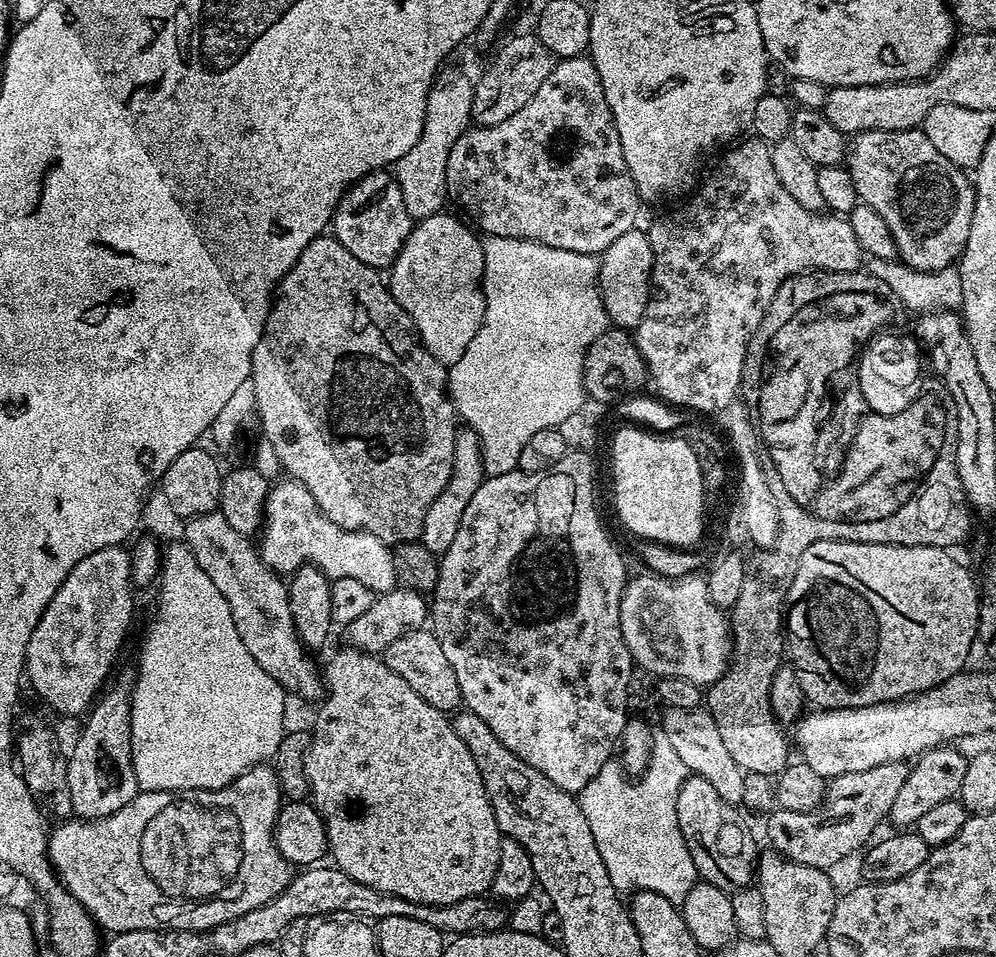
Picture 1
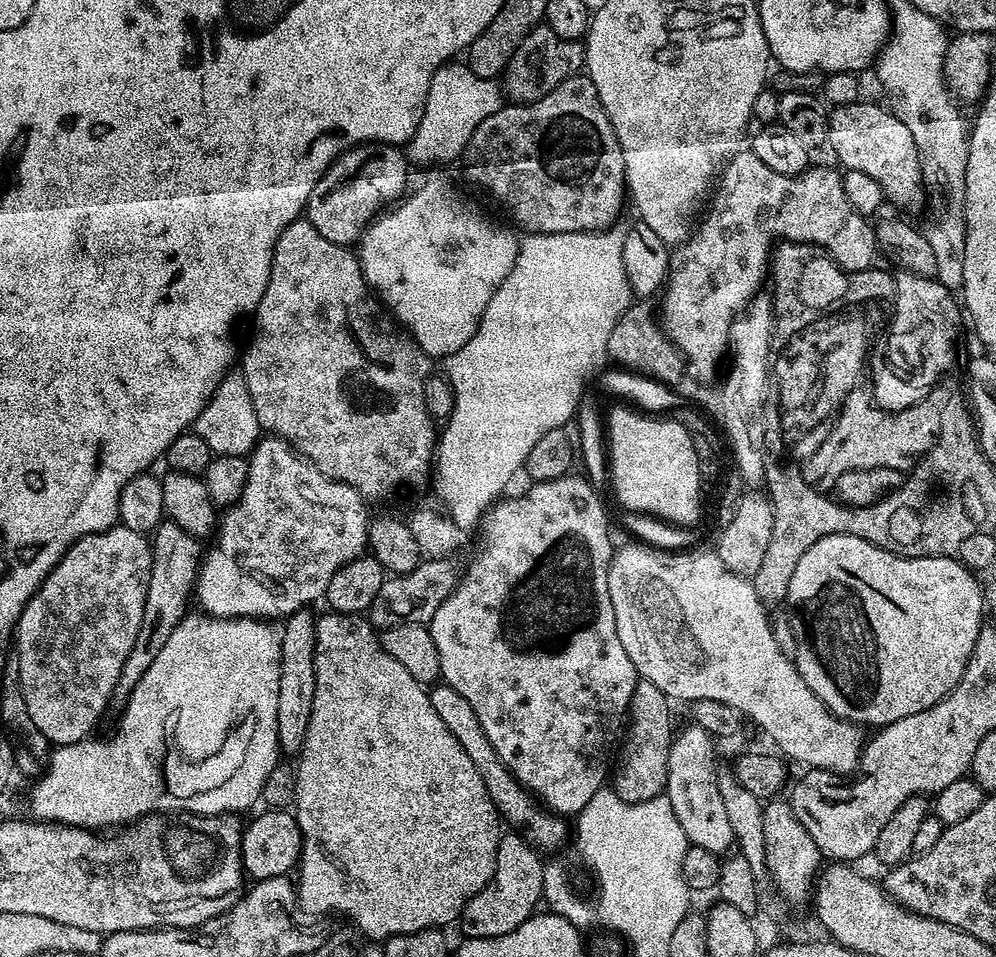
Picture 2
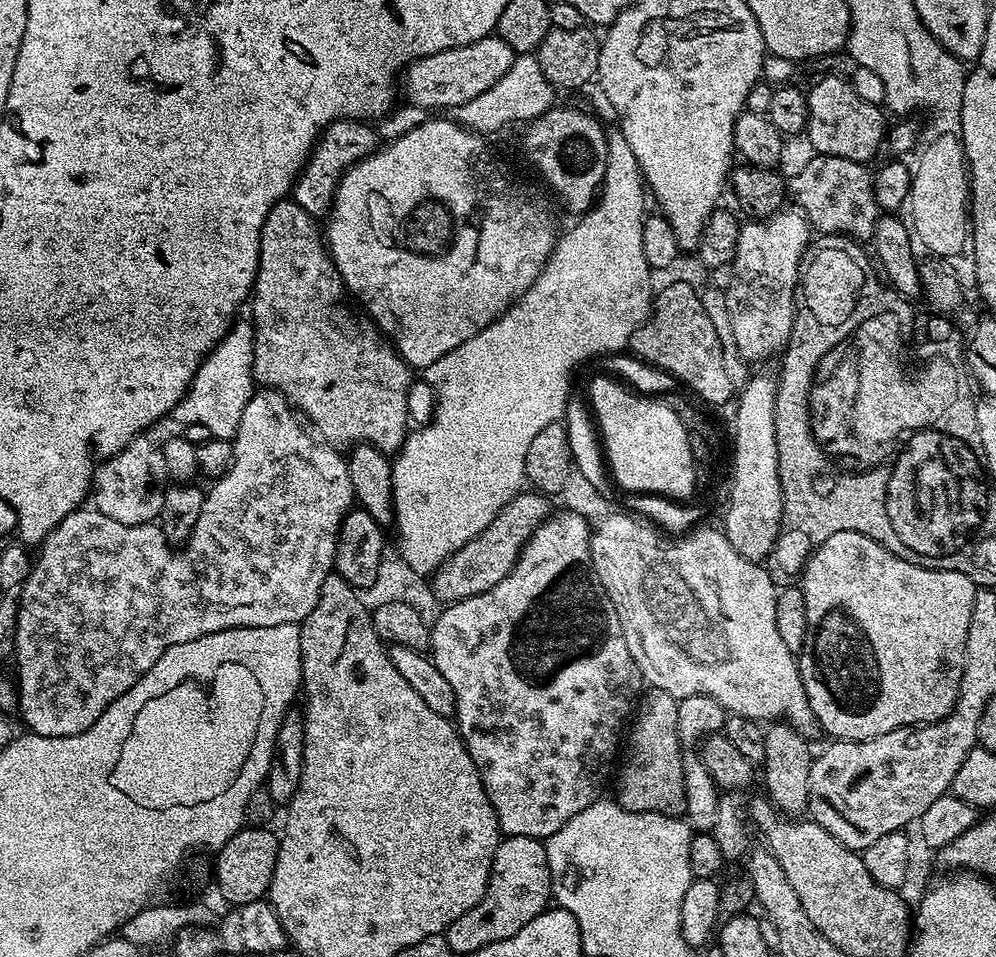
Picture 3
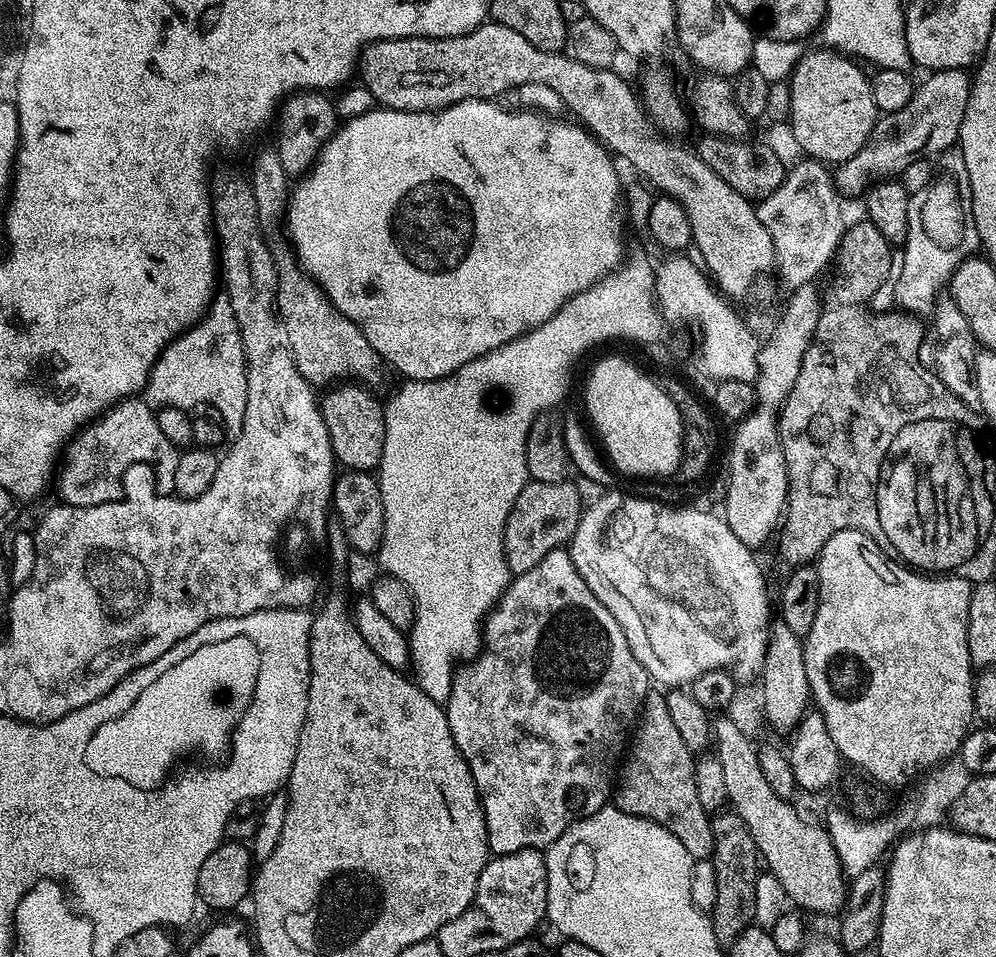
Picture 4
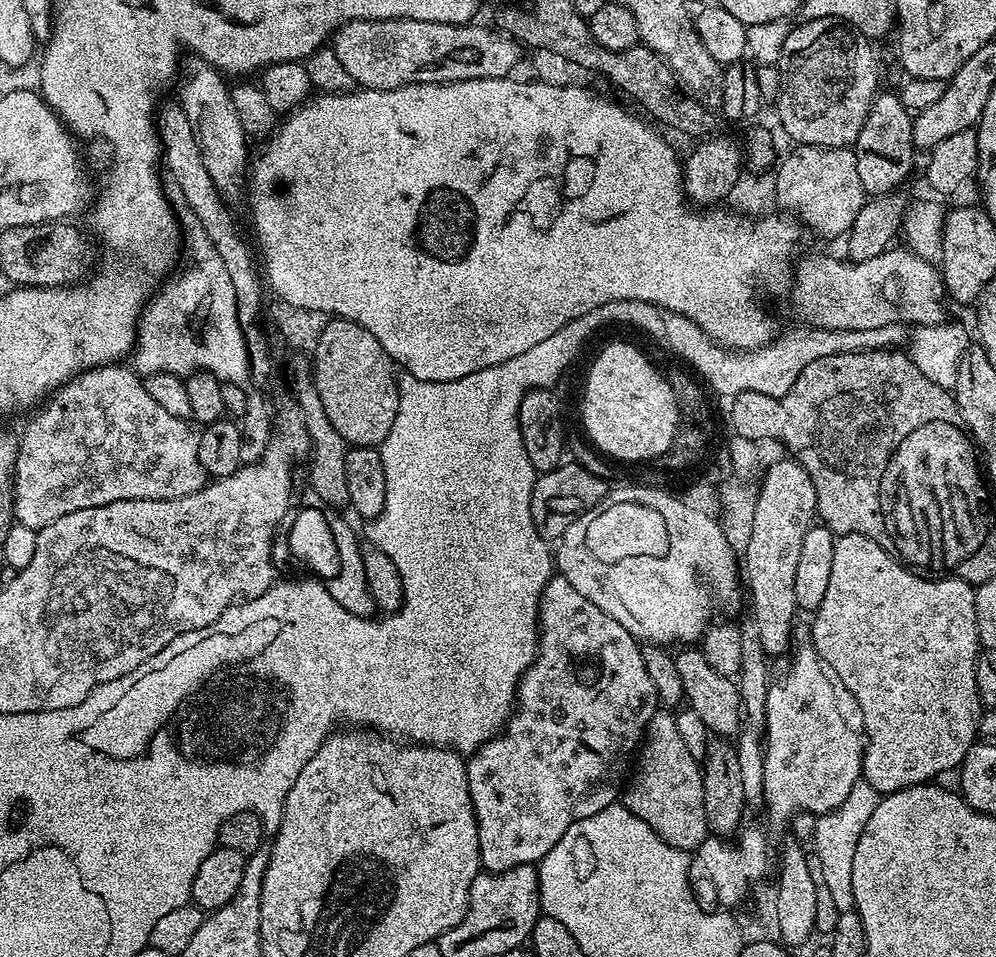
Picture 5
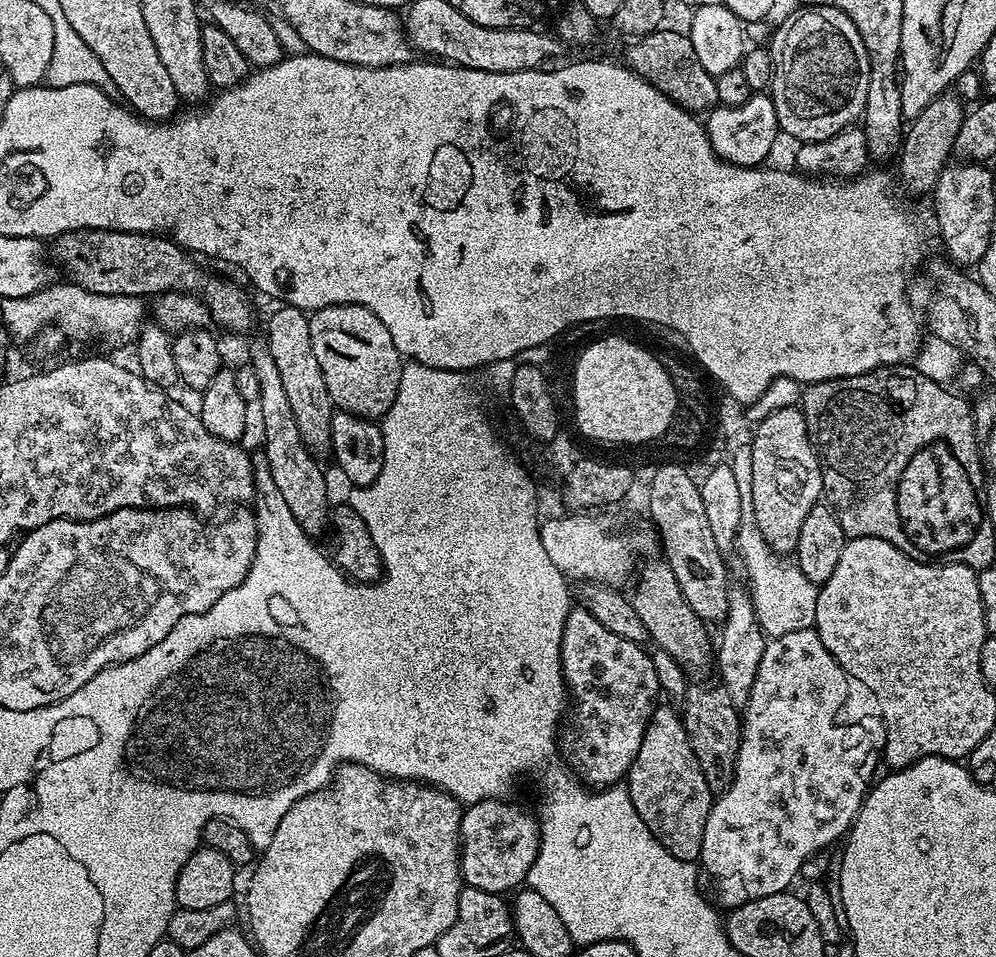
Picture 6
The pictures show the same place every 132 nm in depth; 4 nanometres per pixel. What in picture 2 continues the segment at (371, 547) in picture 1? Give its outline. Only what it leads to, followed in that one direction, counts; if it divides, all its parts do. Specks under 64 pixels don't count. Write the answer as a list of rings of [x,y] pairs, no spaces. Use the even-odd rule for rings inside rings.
[[[268,434],[261,438],[247,457],[247,461],[248,477],[246,478],[246,486],[240,495],[240,500],[219,517],[218,527],[214,533],[216,548],[210,549],[209,552],[207,549],[203,553],[200,561],[200,572],[196,575],[196,587],[194,589],[195,603],[200,603],[199,611],[201,613],[214,616],[217,620],[276,618],[272,616],[286,618],[290,614],[307,609],[309,606],[312,606],[308,604],[314,603],[316,599],[319,601],[323,597],[326,586],[330,582],[330,578],[334,578],[336,571],[342,566],[346,566],[346,562],[357,560],[359,556],[365,555],[366,549],[368,548],[368,522],[370,512],[364,509],[366,507],[366,501],[358,490],[354,490],[348,484],[331,480],[326,474],[319,472],[304,457],[297,456],[295,450],[275,434]]]

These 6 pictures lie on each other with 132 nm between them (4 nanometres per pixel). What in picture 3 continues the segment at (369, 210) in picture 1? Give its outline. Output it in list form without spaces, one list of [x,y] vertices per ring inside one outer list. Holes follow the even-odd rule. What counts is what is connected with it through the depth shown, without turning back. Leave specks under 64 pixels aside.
[[[335,120],[333,124],[329,124],[321,132],[320,139],[312,145],[308,160],[296,177],[294,199],[297,206],[306,210],[306,214],[313,218],[327,217],[332,210],[332,201],[336,198],[336,186],[345,172],[353,164],[375,152],[381,144],[379,131],[371,123],[363,120]]]

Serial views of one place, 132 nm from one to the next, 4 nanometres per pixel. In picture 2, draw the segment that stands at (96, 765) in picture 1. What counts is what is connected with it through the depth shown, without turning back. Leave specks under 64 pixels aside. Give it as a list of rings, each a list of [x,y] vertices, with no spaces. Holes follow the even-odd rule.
[[[167,518],[160,521],[156,531],[151,533],[152,565],[150,566],[150,582],[146,590],[146,606],[142,608],[142,626],[138,626],[138,634],[134,638],[134,646],[130,646],[130,654],[122,666],[122,674],[112,691],[111,707],[123,709],[128,703],[128,696],[138,686],[142,674],[150,670],[150,662],[158,658],[162,646],[166,646],[170,634],[184,621],[189,611],[188,600],[193,599],[196,587],[196,575],[200,572],[202,559],[201,541],[191,536],[182,526]]]

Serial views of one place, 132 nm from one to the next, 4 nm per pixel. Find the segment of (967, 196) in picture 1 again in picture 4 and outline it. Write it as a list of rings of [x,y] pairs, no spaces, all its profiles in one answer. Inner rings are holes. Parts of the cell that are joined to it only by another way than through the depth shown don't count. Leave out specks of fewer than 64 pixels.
[[[827,46],[817,52],[805,51],[787,81],[790,90],[792,136],[805,157],[839,166],[854,158],[870,138],[878,119],[874,106],[872,81],[855,59],[849,58]]]

